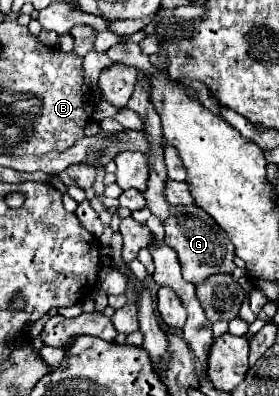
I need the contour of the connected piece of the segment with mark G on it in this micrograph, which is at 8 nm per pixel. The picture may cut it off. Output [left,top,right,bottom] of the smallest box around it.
[162,205,234,283]

